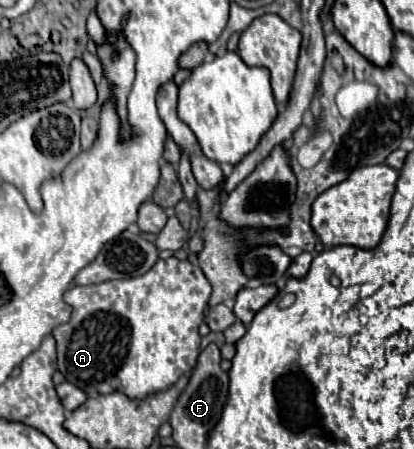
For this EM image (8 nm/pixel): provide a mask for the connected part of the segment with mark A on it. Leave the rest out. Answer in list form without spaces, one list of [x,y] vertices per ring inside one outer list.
[[[174,256],[158,260],[144,276],[132,280],[110,280],[92,288],[74,286],[64,294],[74,308],[72,318],[52,332],[58,344],[58,370],[88,396],[118,390],[128,398],[146,398],[166,390],[196,366],[198,326],[210,292],[202,268]]]

